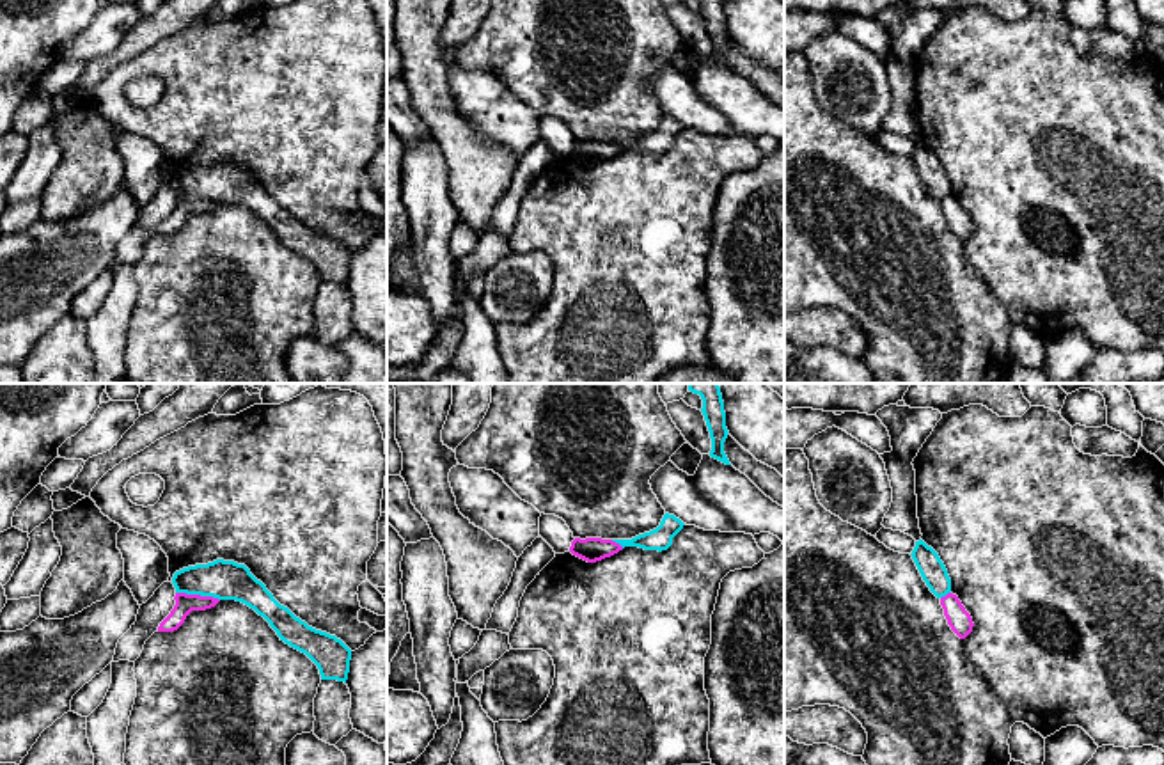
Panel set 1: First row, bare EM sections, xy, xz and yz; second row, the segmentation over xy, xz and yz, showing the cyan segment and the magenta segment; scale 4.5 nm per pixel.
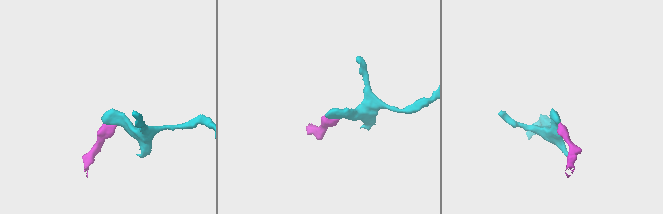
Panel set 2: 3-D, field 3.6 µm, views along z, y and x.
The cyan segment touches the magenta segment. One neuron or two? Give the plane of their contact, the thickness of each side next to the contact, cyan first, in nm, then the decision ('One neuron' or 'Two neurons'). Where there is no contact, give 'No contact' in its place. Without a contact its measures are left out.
Touches cyan in xy. Thickness 180 nm (cyan) against 90 nm. Two neurons

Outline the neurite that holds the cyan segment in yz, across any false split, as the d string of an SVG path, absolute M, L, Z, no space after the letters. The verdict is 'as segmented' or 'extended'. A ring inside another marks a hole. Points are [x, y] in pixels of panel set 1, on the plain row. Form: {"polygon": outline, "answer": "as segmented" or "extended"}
{"polygon": "M919 142L916 144L916 149L910 158L923 183L937 201L942 201L951 195L951 181L948 177L948 172L932 149Z", "answer": "as segmented"}

